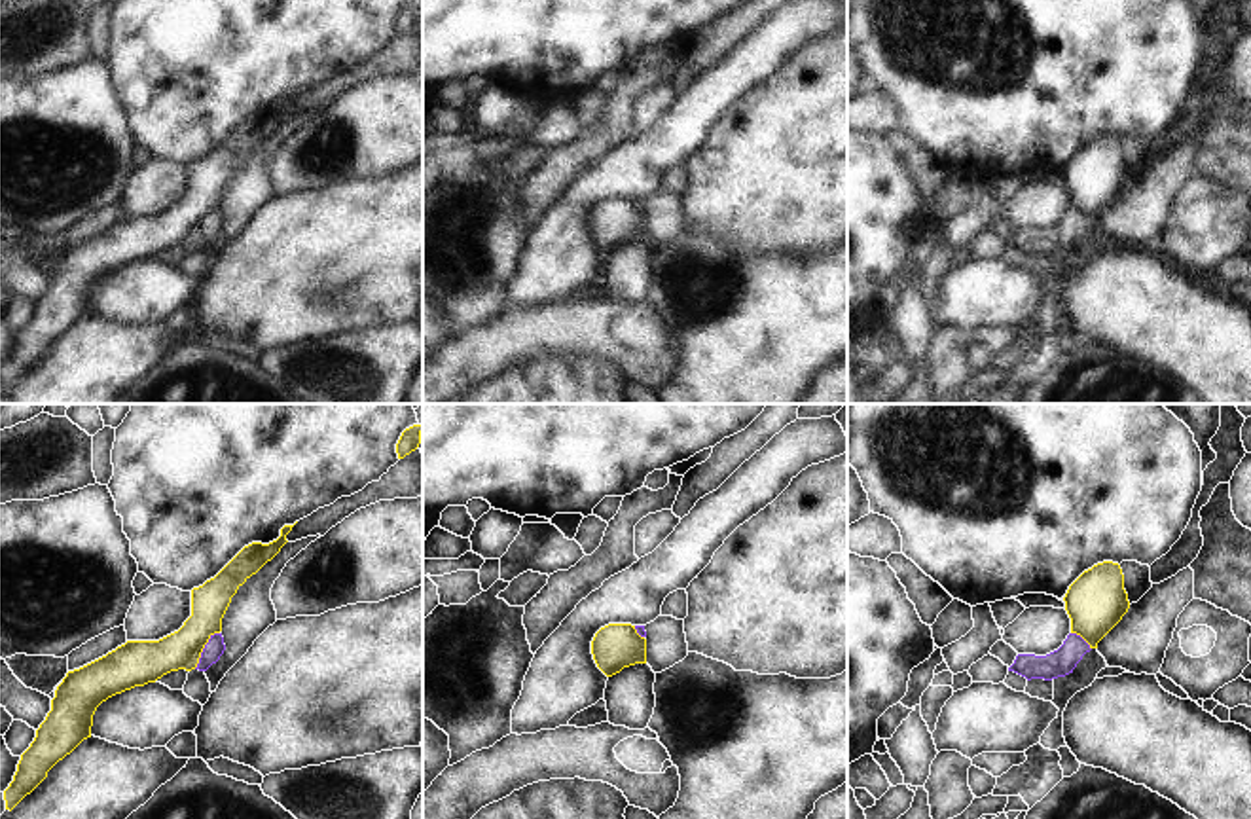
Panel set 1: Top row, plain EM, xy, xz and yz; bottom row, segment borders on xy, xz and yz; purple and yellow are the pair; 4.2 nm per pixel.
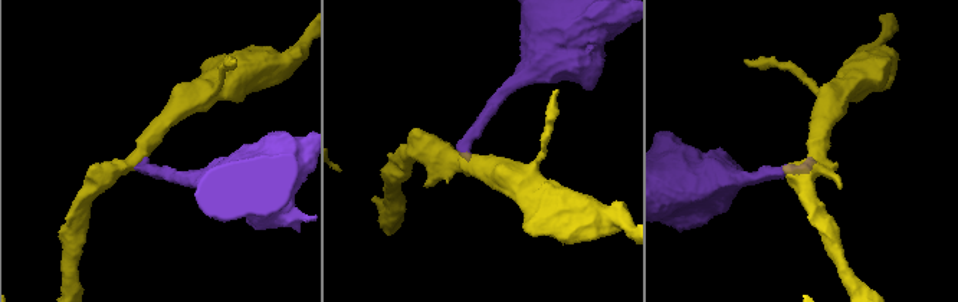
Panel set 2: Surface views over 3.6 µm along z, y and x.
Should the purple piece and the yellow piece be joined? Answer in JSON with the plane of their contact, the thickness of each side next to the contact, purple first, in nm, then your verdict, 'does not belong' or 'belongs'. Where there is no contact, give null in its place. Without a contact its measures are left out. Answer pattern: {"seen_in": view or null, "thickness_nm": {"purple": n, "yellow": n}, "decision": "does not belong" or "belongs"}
{"seen_in": "xy", "thickness_nm": {"purple": 80, "yellow": 180}, "decision": "does not belong"}

